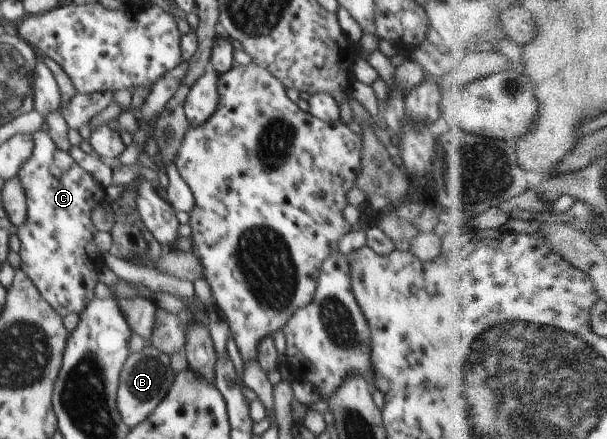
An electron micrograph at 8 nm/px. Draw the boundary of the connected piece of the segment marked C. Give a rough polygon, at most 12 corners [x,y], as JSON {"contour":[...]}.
{"contour":[[43,130],[18,173],[22,272],[61,318],[94,300],[105,188]]}

